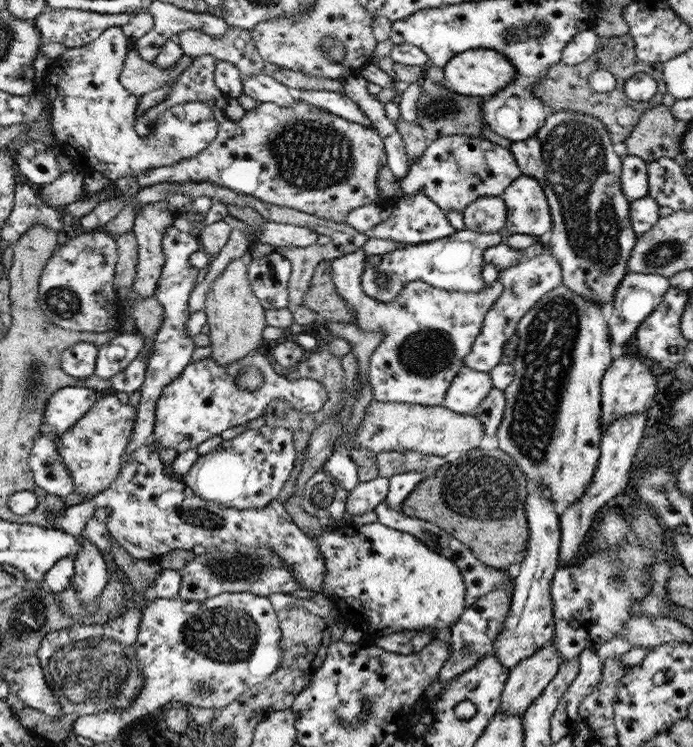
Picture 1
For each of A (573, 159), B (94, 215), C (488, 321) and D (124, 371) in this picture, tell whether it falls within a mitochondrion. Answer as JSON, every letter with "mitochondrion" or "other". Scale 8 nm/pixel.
{"A":"mitochondrion","B":"other","C":"other","D":"other"}

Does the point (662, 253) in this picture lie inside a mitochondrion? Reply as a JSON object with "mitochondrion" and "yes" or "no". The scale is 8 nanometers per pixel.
{"mitochondrion":"yes"}

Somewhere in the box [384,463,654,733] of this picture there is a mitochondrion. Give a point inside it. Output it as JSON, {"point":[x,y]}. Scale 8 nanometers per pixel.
{"point":[620,578]}

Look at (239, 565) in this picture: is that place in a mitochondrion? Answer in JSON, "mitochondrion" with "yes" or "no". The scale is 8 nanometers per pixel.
{"mitochondrion":"yes"}

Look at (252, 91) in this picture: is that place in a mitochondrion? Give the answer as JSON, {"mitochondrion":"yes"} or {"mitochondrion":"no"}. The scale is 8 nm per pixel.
{"mitochondrion":"no"}

